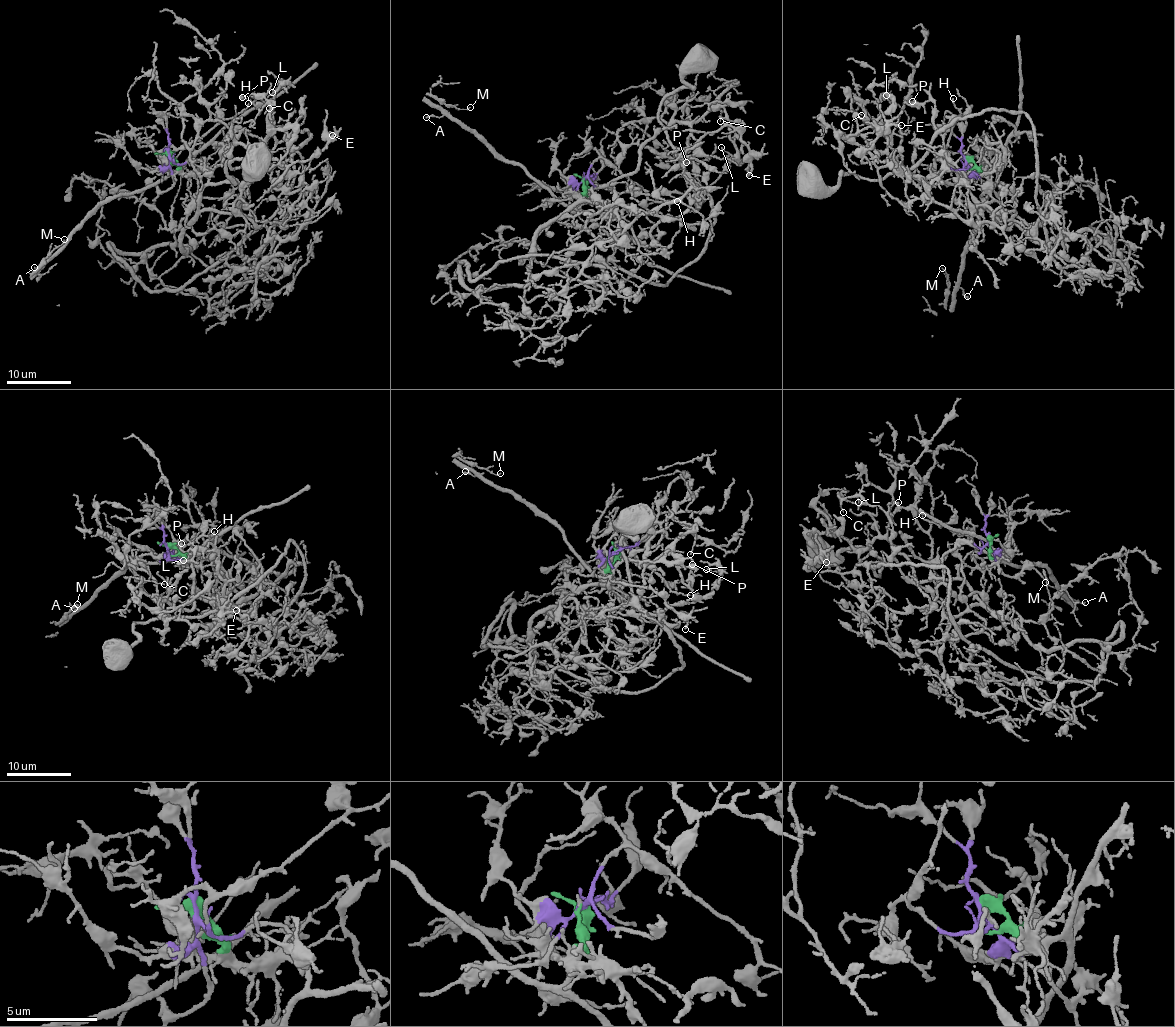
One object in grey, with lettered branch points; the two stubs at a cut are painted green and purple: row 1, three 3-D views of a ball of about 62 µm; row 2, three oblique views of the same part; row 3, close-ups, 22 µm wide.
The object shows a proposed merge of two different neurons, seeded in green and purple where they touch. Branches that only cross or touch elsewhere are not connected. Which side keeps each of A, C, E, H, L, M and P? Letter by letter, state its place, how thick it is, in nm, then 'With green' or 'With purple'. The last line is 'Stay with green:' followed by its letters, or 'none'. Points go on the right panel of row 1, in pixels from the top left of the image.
A: Place: (967, 296). Thickness 120 nm. With green
C: Place: (861, 115). Thickness 80 nm. With purple
E: Place: (901, 125). Thickness 140 nm. With purple
H: Place: (953, 98). Thickness 110 nm. With purple
L: Place: (886, 95). Thickness 70 nm. With purple
M: Place: (942, 268). Thickness 80 nm. With green
P: Place: (912, 101). Thickness 180 nm. With purple
Stay with green: A, M

